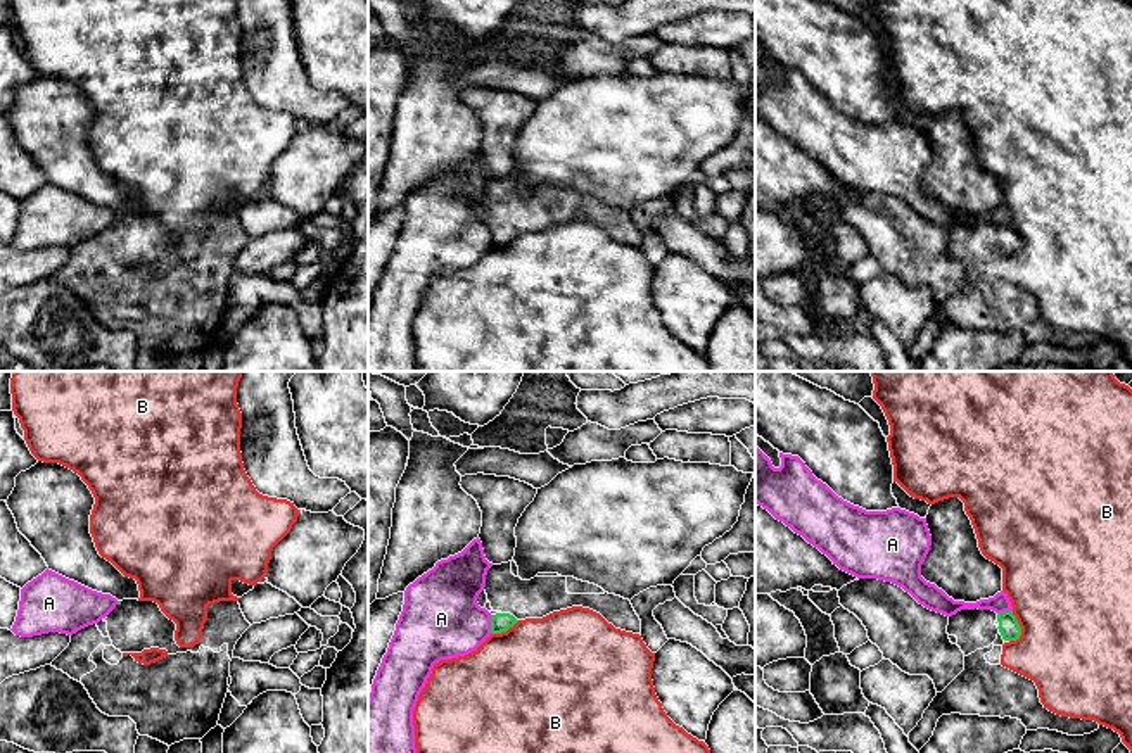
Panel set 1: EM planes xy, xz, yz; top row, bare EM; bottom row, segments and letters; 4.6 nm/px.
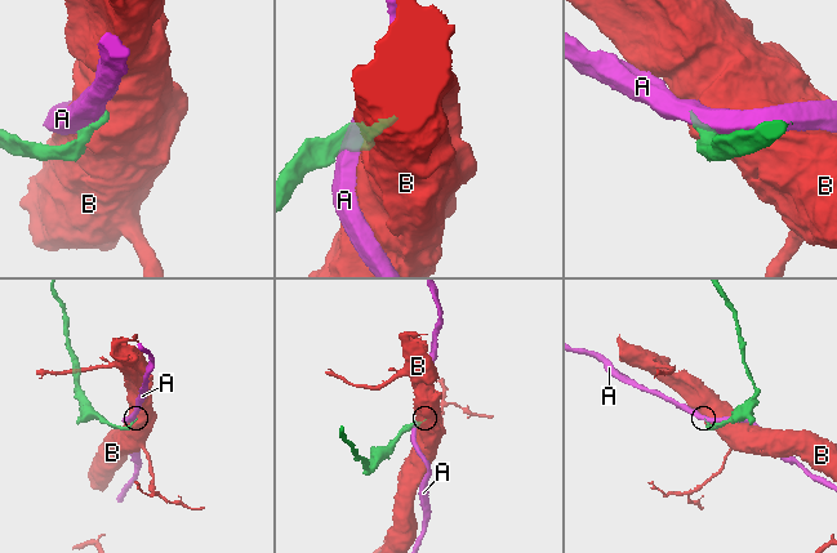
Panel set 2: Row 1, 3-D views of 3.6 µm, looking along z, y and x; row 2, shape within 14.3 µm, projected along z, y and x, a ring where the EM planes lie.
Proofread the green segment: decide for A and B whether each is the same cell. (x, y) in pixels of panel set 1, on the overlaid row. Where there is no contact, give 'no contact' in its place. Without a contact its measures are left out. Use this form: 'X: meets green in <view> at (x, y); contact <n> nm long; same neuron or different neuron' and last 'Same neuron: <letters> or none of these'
A: meets green in xz at (491, 624); contact 90 nm long; different neuron
B: meets green in yz at (1020, 627); contact 140 nm long; different neuron
Same neuron: none of these

